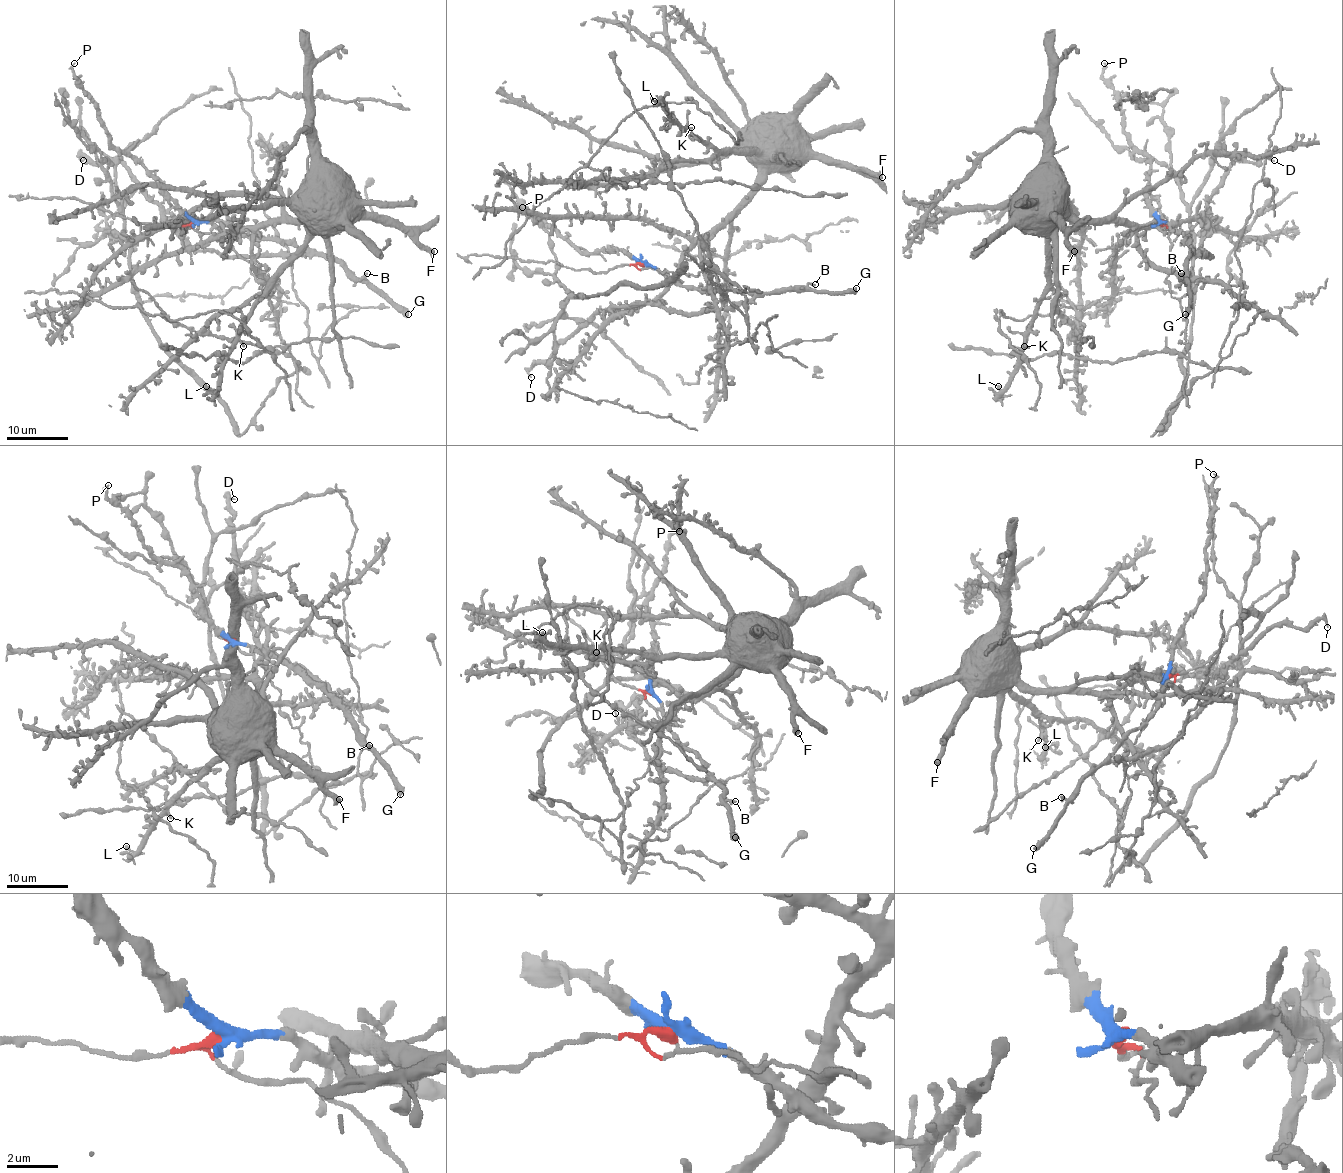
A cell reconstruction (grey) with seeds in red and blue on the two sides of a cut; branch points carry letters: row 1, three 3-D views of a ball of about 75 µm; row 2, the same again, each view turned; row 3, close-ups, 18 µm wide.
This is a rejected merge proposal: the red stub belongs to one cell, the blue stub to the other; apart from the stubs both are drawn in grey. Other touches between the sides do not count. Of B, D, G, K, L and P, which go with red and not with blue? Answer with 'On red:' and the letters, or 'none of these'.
On red: K, L

